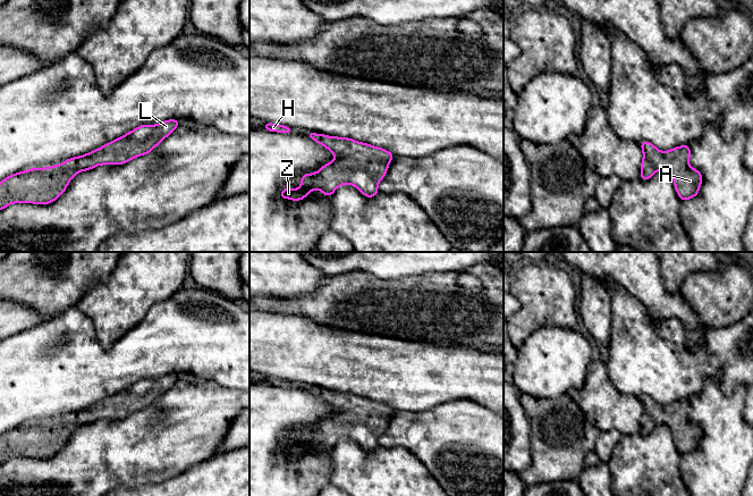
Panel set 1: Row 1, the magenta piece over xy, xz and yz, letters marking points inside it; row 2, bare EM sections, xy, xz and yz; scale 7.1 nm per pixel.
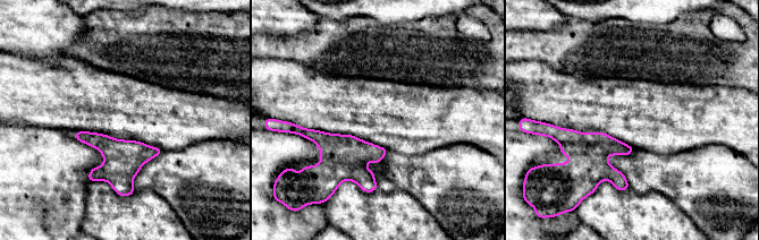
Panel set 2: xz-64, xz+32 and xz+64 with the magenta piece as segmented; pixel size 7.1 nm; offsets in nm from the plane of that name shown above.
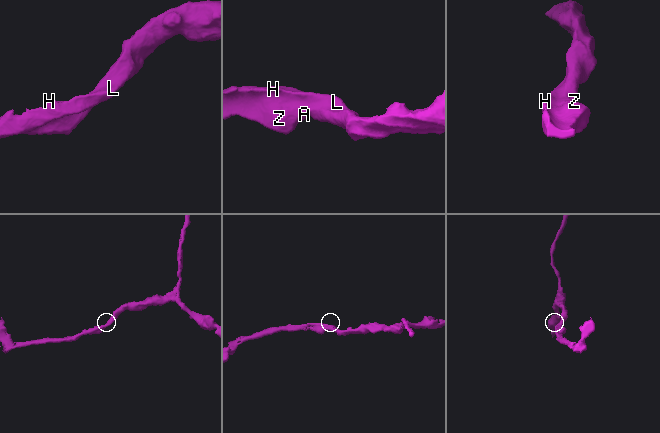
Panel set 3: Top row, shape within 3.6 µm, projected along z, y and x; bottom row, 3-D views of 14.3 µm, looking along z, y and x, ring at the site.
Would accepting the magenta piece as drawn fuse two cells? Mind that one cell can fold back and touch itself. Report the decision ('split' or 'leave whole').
leave whole

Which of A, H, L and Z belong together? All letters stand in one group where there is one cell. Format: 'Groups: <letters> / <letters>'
Groups: A H L Z

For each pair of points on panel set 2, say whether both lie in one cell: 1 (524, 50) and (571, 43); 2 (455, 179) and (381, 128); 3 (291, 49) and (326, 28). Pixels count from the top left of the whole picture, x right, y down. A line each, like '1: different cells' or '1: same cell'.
1: same cell
2: different cells
3: same cell

